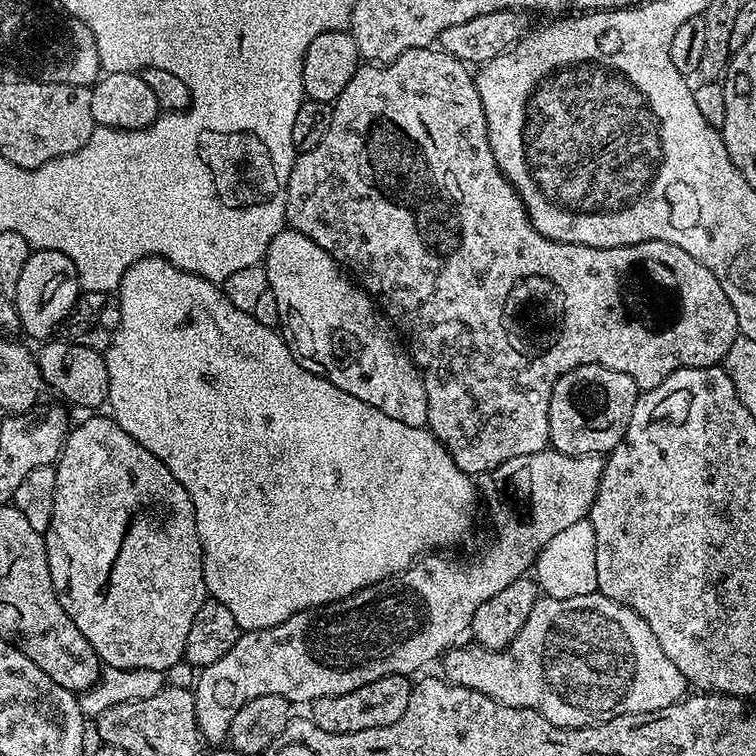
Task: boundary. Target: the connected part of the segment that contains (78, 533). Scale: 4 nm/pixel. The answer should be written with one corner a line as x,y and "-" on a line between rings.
92,414
89,420
69,431
64,441
64,449
60,459
56,461
56,494
54,496
54,518
50,520
48,531
43,533
44,545
48,551
50,566
50,582
54,582
54,590
58,602
62,602
62,610
70,614
70,622
82,630
82,638
94,646
101,661
110,668
141,668
142,670
158,670
167,673
176,663
184,660
186,634
190,634
190,626
194,623
194,614
198,614
204,601
209,599
208,587
204,581
204,551
198,538
198,526
194,514
194,502
190,502
190,494
186,494
186,486
170,474
170,470
146,446
142,446
118,422
108,414

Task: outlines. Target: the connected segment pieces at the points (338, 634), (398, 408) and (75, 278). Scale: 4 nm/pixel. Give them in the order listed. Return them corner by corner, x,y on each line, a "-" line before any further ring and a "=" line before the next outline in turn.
555,450
510,458
510,462
502,462
502,466
479,477
478,492
483,507
484,504
488,507
493,540
477,556
469,560
455,560
448,556
452,554
425,554
404,572
366,586
354,596
336,600
333,604
324,604
321,608
299,612
273,628
241,631
230,654
218,658
218,662
197,675
200,677
196,680
194,695
203,743
223,745
228,739
234,714
238,714
246,702
262,698
262,694
278,694
291,700
293,705
307,705
323,696
350,694
350,690
358,690
358,686
366,686
383,676
411,677
412,672
426,667
431,660
439,661
459,641
456,639
471,629
474,614
482,602
490,602
498,590
506,590
506,586
521,579
527,573
524,571
527,568
529,571
535,565
541,548
565,530
566,526
587,517
600,489
604,462
603,455
571,456
=
281,230
268,247
268,255
264,257
262,267
268,279
268,291
274,294
274,298
278,298
283,335
304,369
310,374
326,378
338,386
338,390
346,390
346,394
362,398
362,402
382,410
382,414
390,414
390,418
406,422
406,426
423,428
427,425
426,386
419,368
395,327
374,303
373,297
363,287
353,283
349,273
336,263
332,255
306,238
306,234
=
45,248
29,251
14,297
22,332
33,336
36,342
49,339
55,333
52,331
71,314
72,308
74,312
81,296
80,275
66,254

